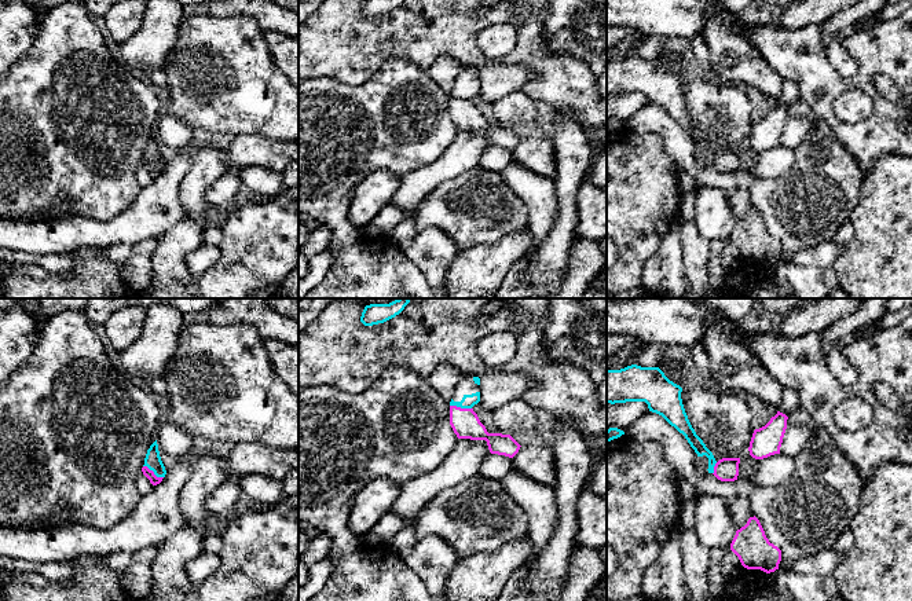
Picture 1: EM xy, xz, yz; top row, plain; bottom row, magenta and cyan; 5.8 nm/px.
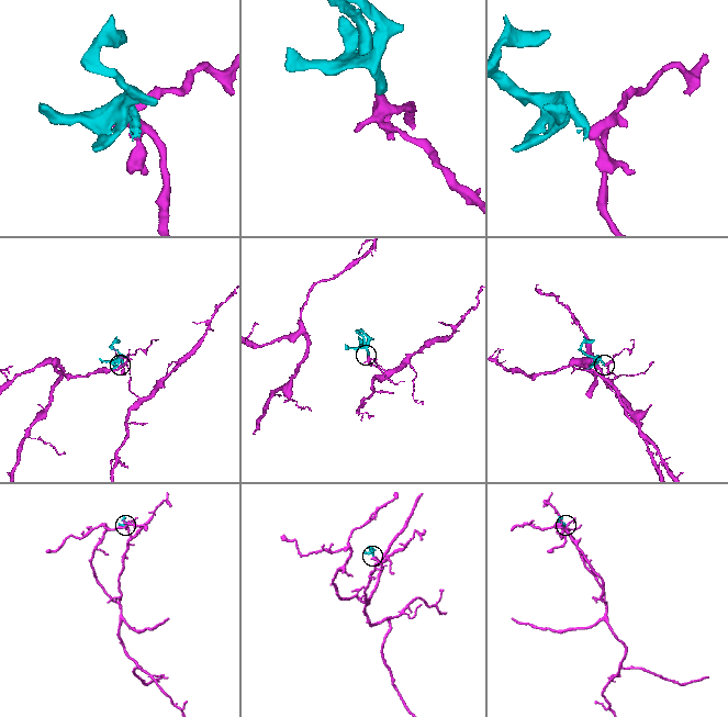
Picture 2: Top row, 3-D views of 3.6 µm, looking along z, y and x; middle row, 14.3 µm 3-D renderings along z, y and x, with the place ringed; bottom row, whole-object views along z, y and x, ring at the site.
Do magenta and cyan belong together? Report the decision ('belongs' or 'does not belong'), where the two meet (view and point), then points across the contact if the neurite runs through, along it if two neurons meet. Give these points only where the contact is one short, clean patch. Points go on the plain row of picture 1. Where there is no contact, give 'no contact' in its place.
does not belong; contact xy (153, 164); border xy (143, 157), (163, 169)

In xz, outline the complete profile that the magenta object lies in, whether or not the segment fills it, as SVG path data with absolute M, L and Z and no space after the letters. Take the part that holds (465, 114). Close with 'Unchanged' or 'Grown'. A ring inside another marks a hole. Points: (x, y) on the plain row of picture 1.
M450 98L450 117L458 131L486 132L491 146L513 150L521 139L510 127L488 125L473 100Z. Unchanged

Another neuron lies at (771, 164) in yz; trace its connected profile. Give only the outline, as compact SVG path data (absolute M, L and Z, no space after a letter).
M774 146L759 151L752 173L758 179L777 179L794 164L794 150L785 146Z

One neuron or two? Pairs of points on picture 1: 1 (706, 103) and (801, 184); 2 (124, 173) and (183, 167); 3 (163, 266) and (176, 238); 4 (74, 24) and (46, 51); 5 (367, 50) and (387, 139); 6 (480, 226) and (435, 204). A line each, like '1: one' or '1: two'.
1: two
2: two
3: one
4: one
5: two
6: one

